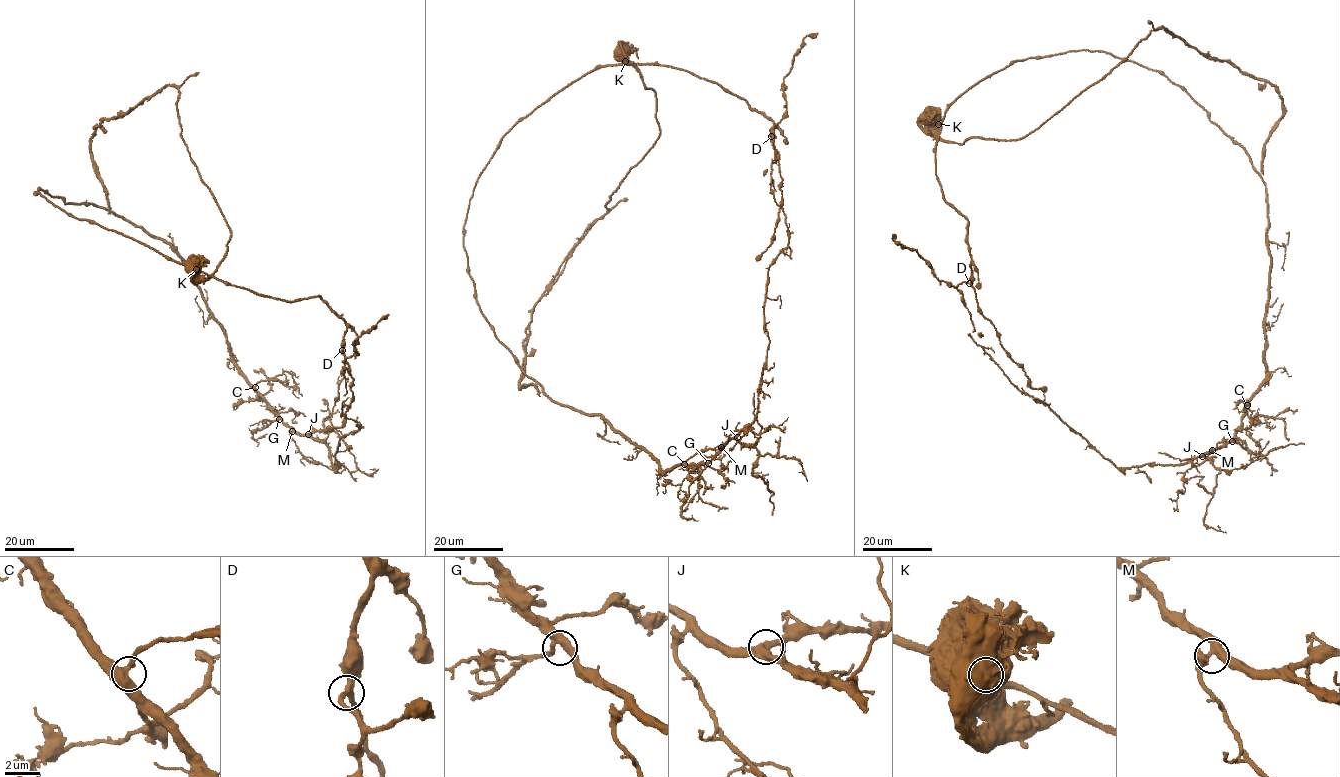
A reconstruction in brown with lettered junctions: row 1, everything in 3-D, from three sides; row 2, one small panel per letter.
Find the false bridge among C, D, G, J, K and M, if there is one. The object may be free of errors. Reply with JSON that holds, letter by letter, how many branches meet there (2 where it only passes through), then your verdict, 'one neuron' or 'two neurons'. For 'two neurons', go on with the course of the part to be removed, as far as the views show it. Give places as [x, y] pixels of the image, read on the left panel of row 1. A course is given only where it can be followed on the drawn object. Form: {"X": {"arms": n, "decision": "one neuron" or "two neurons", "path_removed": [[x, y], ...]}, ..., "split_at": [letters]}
{"C": {"arms": 3, "decision": "one neuron"}, "D": {"arms": 3, "decision": "one neuron"}, "G": {"arms": 3, "decision": "one neuron"}, "J": {"arms": 3, "decision": "one neuron"}, "K": {"arms": 2, "decision": "two neurons", "path_removed": [[196, 269], [213, 274], [231, 233], [181, 135], [178, 88], [94, 128], [91, 157], [111, 213]]}, "M": {"arms": 3, "decision": "one neuron"}, "split_at": ["K"]}

